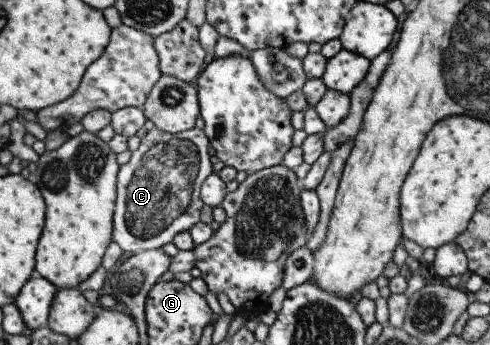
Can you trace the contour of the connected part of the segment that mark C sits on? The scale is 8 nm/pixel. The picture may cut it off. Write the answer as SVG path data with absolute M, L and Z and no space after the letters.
M153 127L140 139L130 159L118 166L116 174L116 197L112 214L111 238L122 252L140 253L144 250L158 249L172 242L173 237L181 231L188 231L193 224L200 221L200 210L204 205L200 199L200 186L212 173L214 158L210 151L205 133L197 127L184 134L172 136Z

